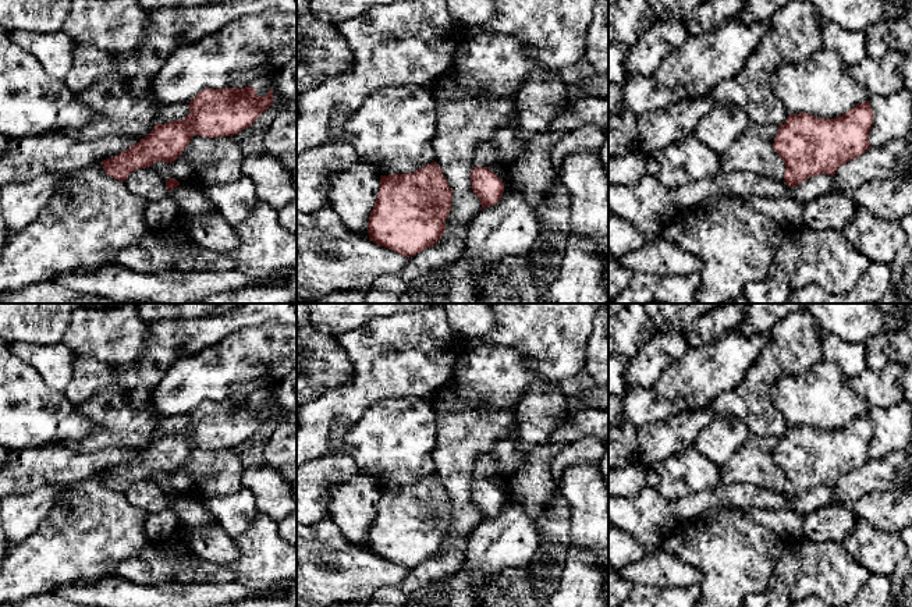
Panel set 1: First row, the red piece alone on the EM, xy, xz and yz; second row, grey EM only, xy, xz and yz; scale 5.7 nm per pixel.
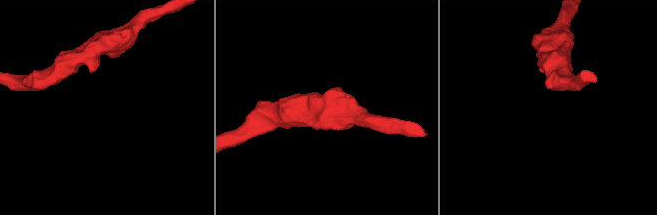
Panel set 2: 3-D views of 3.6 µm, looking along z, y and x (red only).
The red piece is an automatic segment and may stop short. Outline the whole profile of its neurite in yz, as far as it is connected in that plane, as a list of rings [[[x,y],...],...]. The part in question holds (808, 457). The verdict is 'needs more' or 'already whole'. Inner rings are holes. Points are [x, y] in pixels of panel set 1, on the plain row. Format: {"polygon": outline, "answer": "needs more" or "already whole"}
{"polygon": [[[869,412],[835,430],[788,426],[773,455],[785,476],[787,497],[792,500],[819,486],[833,489],[842,476],[869,462],[873,429]]], "answer": "already whole"}

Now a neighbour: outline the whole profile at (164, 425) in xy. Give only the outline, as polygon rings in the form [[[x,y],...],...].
[[[155,413],[153,418],[156,419],[155,436],[166,436],[174,432],[182,432],[189,426],[189,413],[177,416],[162,416]]]

